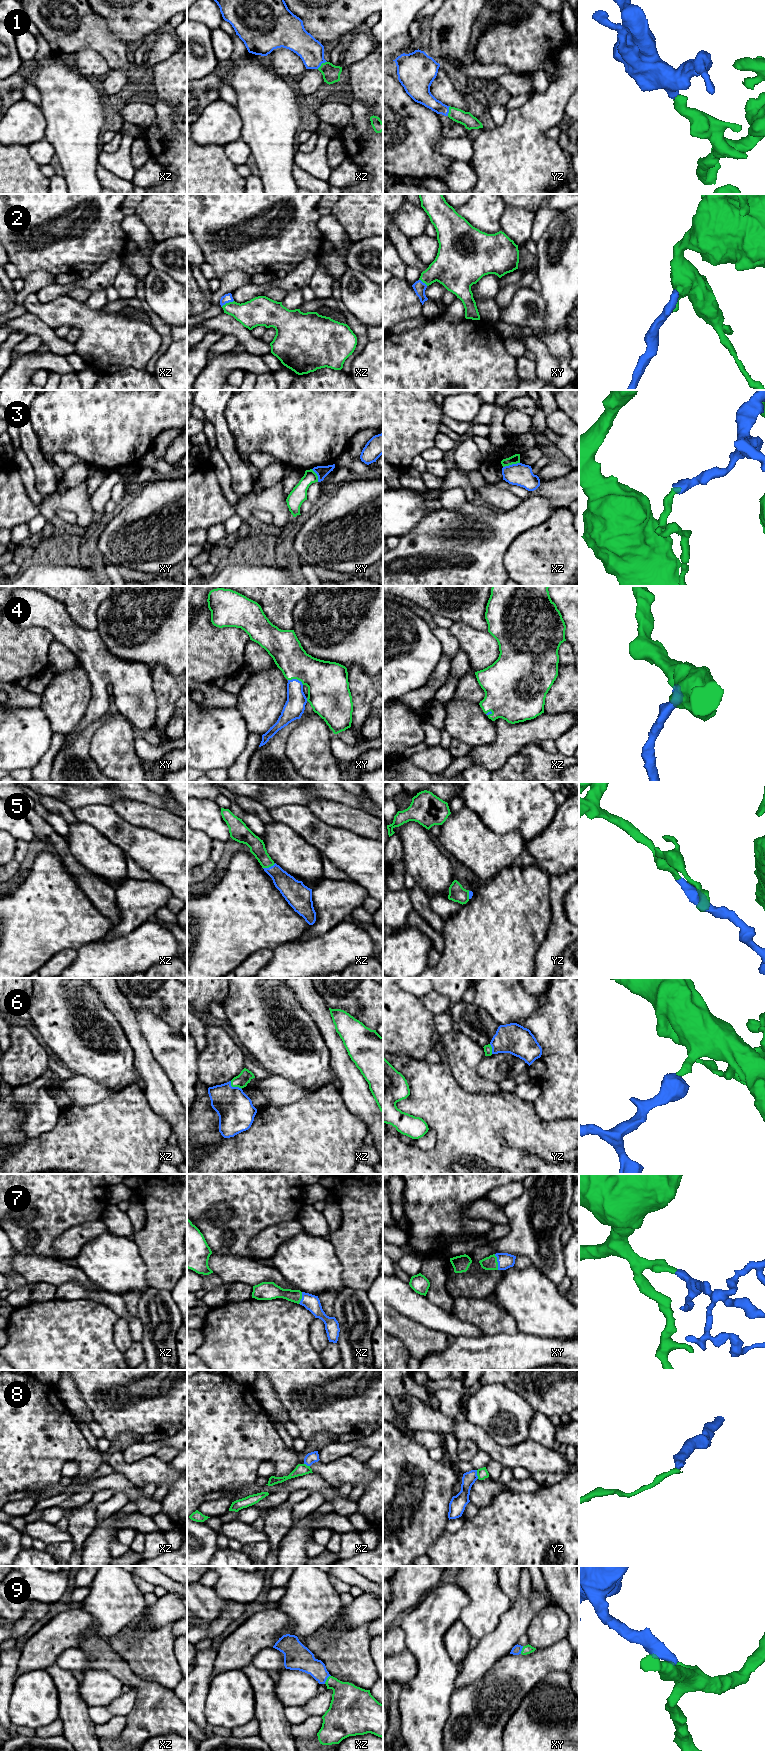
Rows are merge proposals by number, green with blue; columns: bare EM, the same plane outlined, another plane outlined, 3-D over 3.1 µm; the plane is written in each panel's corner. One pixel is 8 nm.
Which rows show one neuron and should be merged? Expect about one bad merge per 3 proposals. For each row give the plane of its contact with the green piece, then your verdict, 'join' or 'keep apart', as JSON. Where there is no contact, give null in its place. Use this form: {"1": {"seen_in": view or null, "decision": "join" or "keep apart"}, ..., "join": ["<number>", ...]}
{"1": {"seen_in": "xz", "decision": "join"}, "2": {"seen_in": "xz", "decision": "join"}, "3": {"seen_in": "xz", "decision": "keep apart"}, "4": {"seen_in": "xy", "decision": "join"}, "5": {"seen_in": "xz", "decision": "join"}, "6": {"seen_in": "xz", "decision": "join"}, "7": {"seen_in": "xy", "decision": "join"}, "8": {"seen_in": "yz", "decision": "keep apart"}, "9": {"seen_in": "xz", "decision": "join"}, "join": ["1", "2", "4", "5", "6", "7", "9"]}

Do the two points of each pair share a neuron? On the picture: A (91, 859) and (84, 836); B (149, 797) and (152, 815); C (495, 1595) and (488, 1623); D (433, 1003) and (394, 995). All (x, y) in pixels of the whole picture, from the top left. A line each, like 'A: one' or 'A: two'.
A: one
B: two
C: one
D: two

